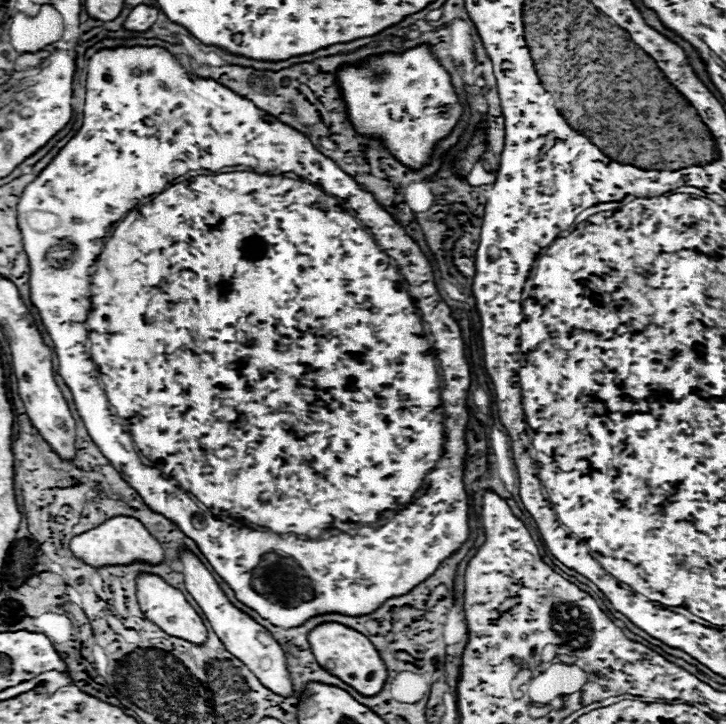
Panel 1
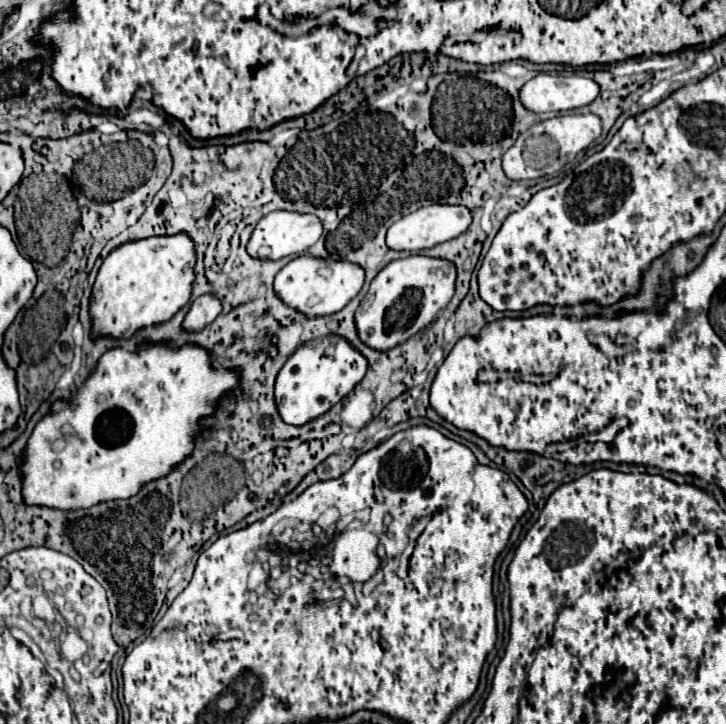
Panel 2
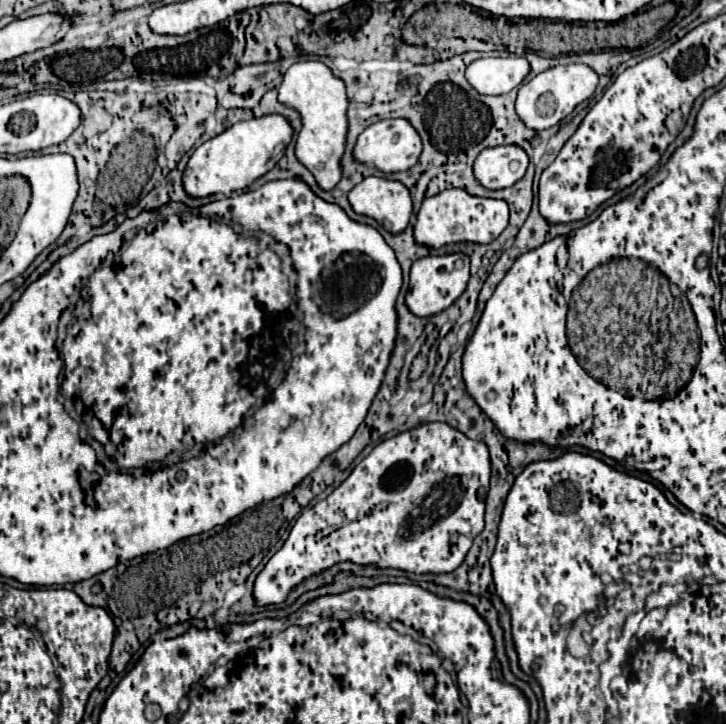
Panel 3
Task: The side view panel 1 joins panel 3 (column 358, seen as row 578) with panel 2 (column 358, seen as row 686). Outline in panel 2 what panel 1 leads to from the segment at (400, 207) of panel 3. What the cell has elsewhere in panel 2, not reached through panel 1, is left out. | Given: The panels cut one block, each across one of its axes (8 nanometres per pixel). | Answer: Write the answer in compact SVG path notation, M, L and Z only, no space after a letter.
M300 256L288 262L276 274L274 294L284 302L284 306L294 308L306 318L318 318L318 316L332 316L340 312L362 290L362 284L364 284L364 270L358 264Z

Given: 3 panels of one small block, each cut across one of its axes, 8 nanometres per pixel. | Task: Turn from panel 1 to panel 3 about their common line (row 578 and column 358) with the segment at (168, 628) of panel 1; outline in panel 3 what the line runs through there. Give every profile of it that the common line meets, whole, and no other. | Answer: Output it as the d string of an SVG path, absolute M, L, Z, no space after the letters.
M396 118L396 120L380 120L380 122L368 126L358 136L352 156L360 164L372 164L382 172L392 174L392 172L412 168L420 156L420 148L422 148L420 136L416 136L416 130L412 128L412 124L408 124L408 120L404 120L404 118Z

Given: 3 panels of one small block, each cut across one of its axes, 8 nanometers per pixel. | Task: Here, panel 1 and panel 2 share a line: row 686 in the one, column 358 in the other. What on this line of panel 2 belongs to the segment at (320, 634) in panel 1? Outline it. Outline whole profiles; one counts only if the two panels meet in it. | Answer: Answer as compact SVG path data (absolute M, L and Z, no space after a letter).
M326 336L320 346L300 346L282 366L274 384L276 410L286 424L304 426L340 402L366 374L368 362L344 338Z

